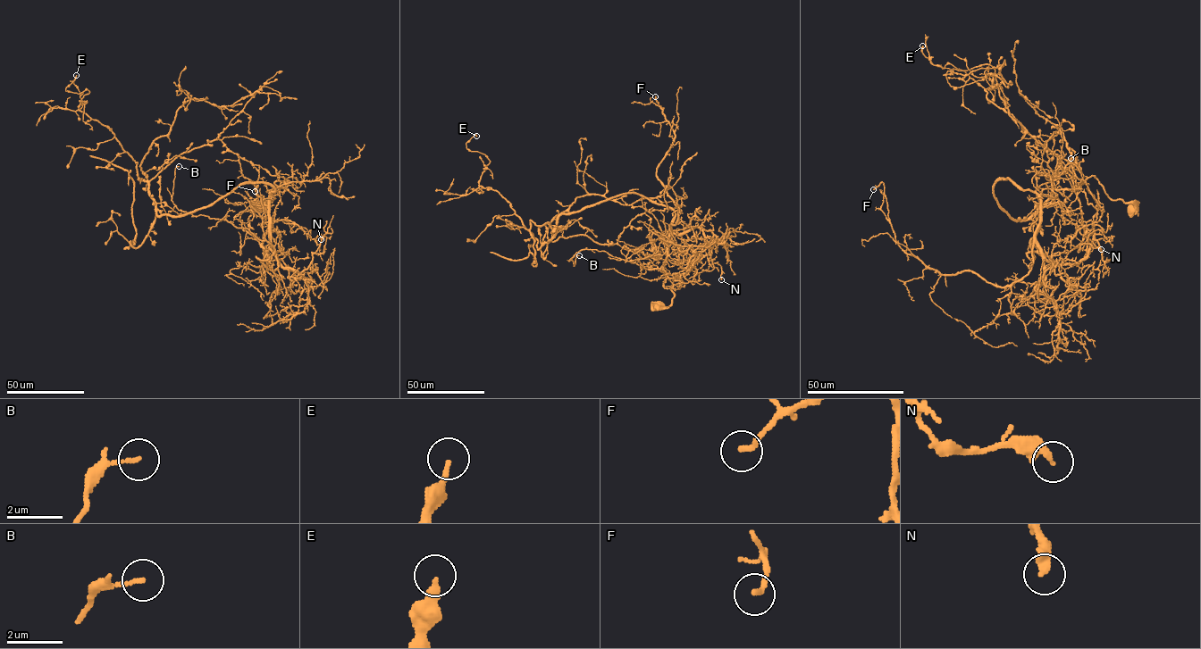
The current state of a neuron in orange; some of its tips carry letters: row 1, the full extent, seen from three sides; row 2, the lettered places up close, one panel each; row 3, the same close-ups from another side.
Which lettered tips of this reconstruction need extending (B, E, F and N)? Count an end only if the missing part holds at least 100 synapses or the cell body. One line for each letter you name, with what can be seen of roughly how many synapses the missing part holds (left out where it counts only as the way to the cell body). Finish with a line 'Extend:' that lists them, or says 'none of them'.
Extend: none of them

